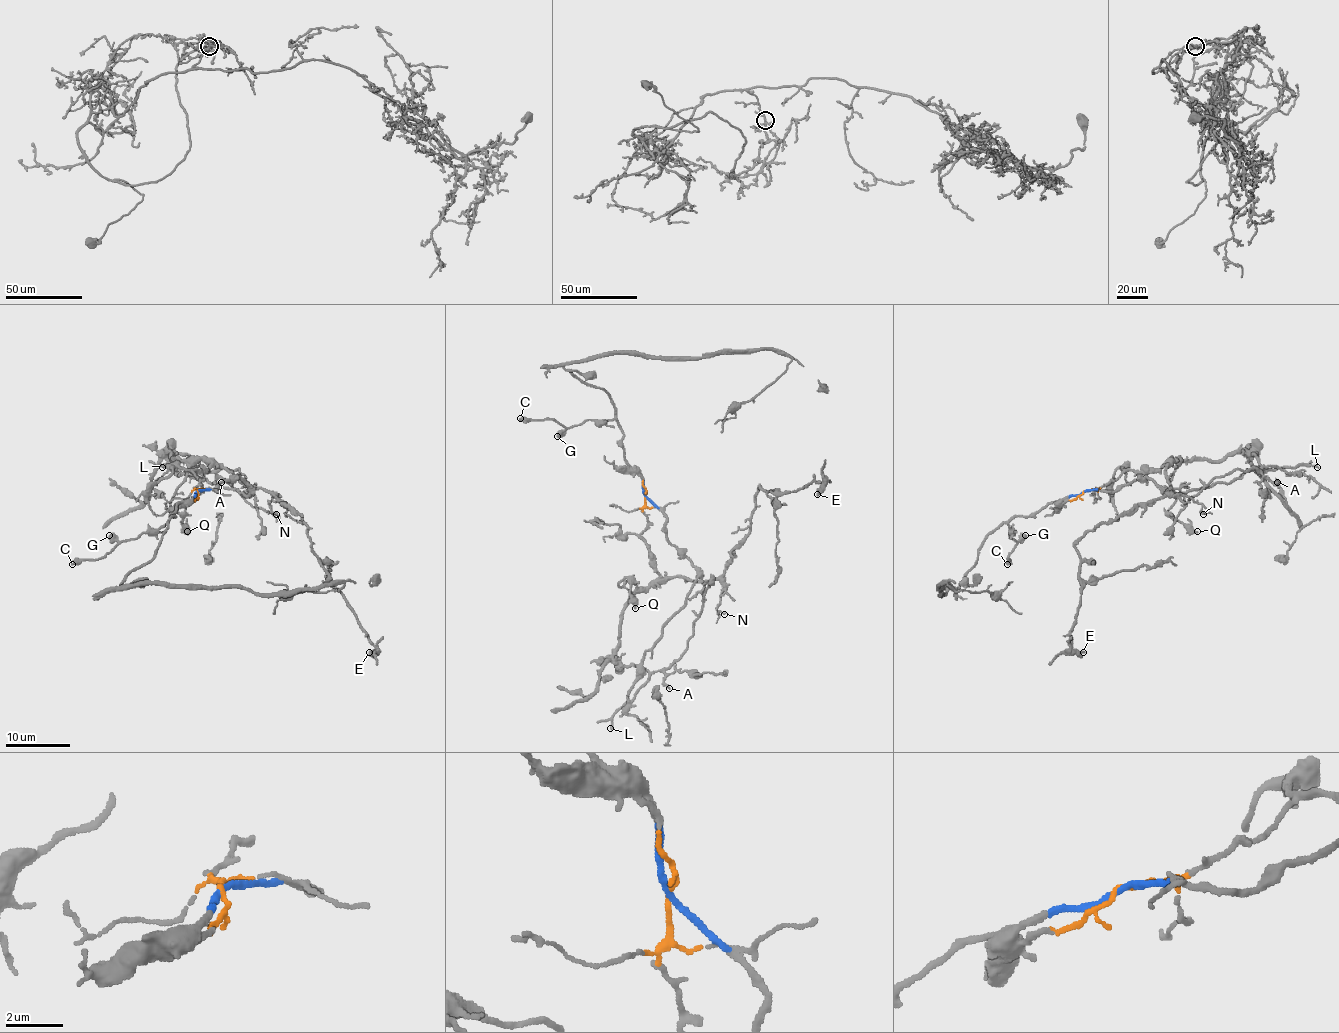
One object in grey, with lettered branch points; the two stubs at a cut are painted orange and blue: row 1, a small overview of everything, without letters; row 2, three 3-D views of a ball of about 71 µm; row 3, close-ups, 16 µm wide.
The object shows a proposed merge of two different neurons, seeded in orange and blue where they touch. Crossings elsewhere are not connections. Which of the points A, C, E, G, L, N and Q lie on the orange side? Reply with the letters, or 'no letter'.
A, E, N, Q

